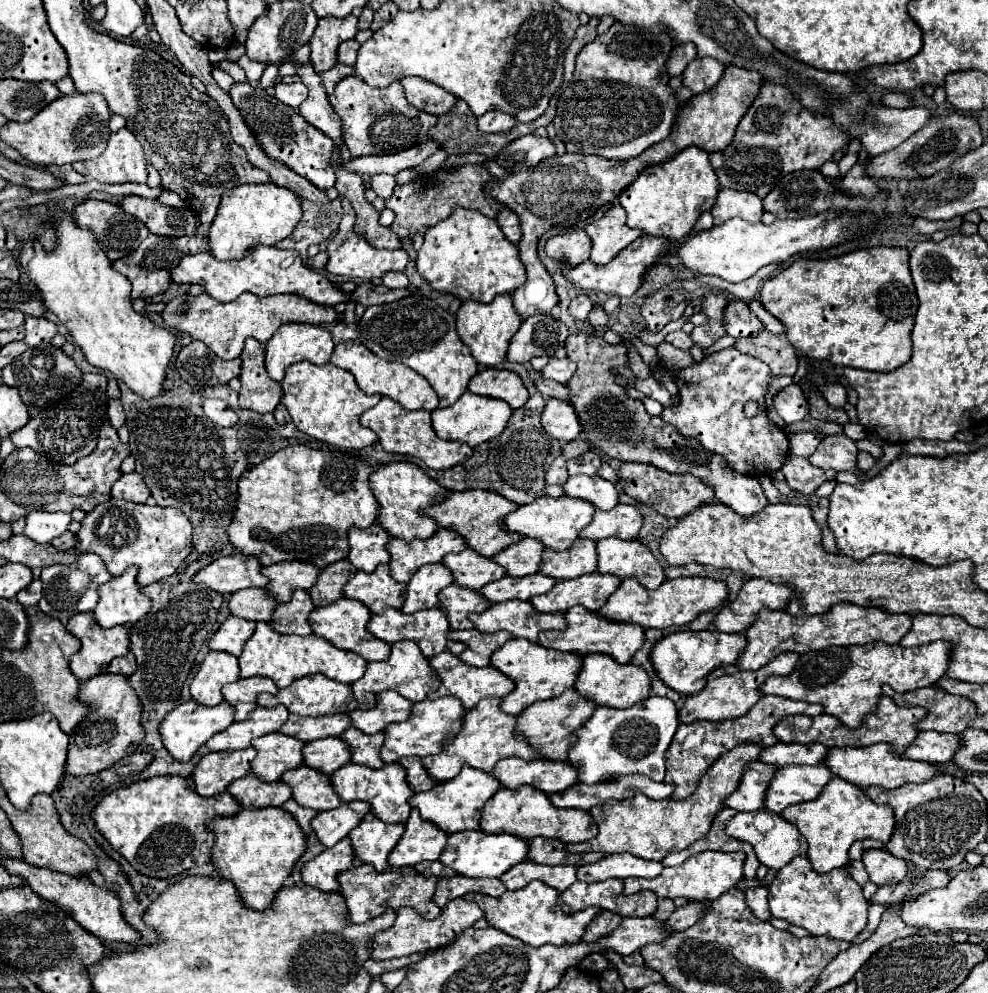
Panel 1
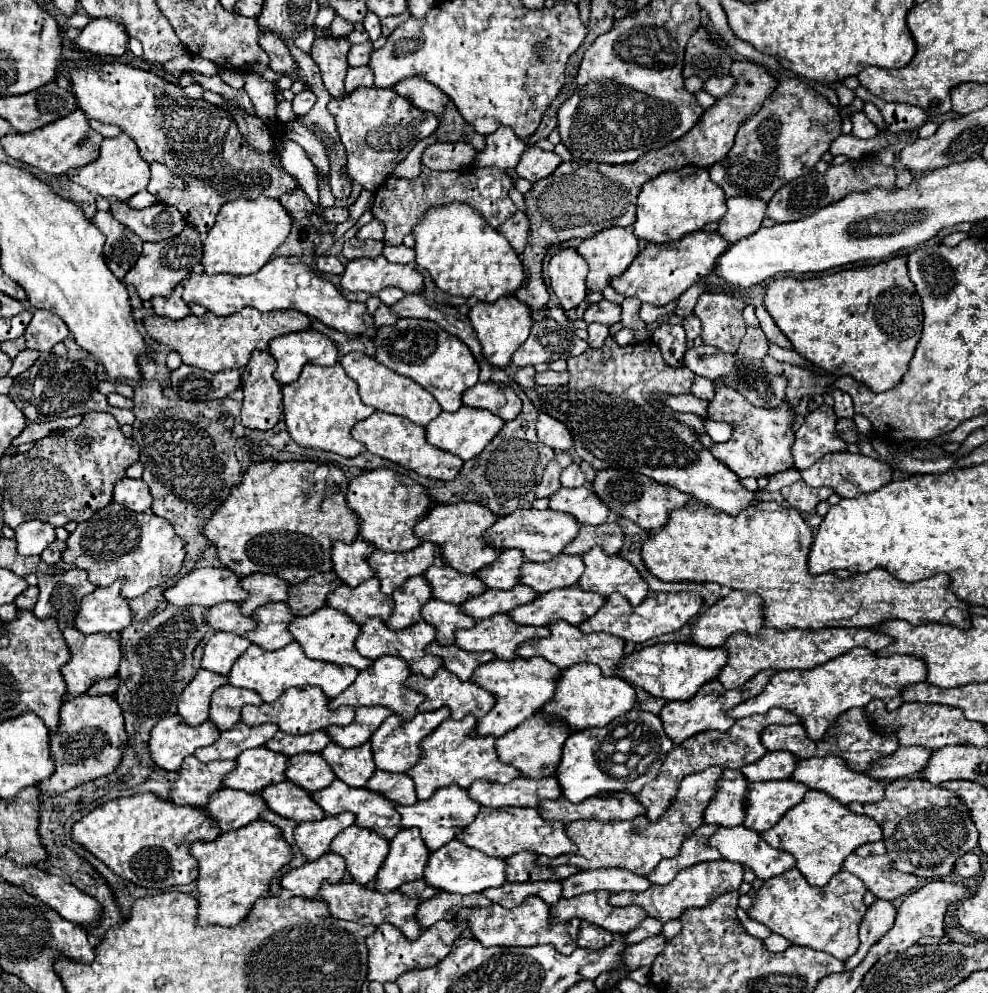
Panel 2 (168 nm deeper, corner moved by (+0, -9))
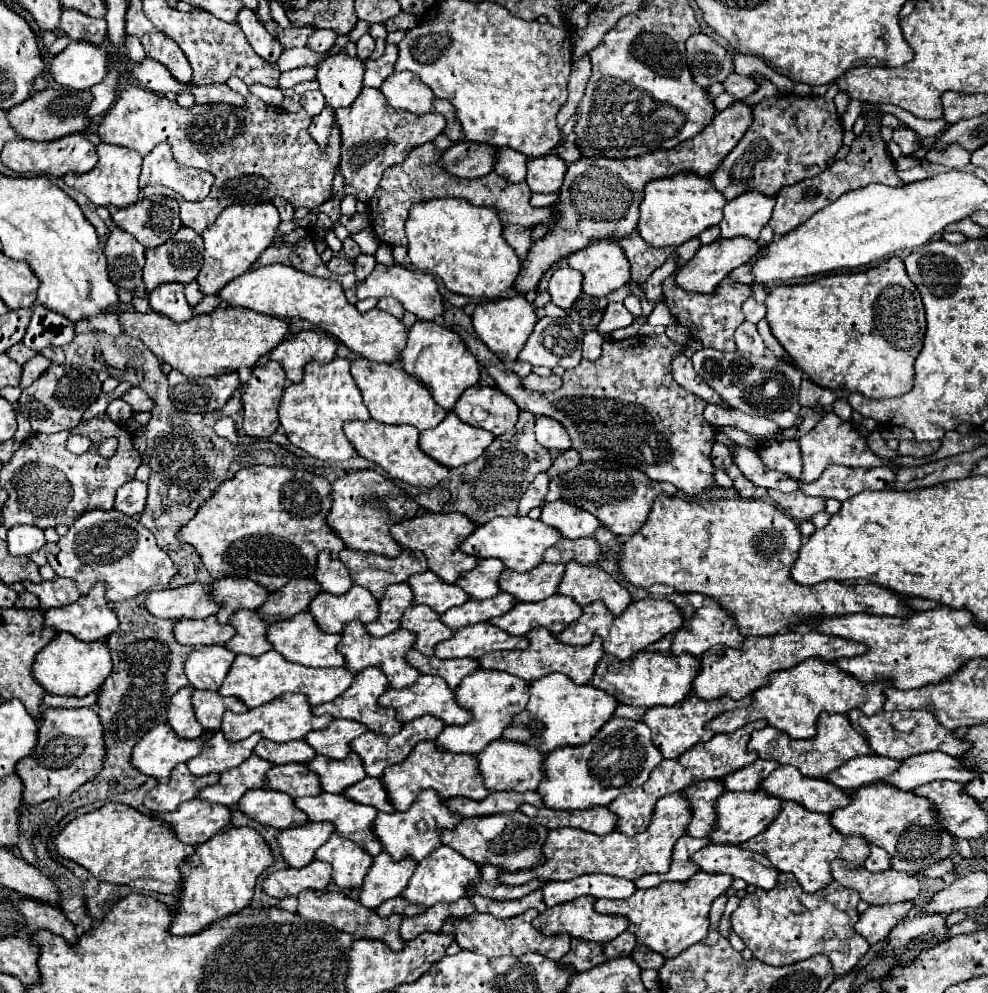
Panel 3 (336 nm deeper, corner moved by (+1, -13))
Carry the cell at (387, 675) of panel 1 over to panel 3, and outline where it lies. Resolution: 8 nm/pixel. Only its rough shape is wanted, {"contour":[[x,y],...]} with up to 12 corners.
{"contour":[[366,667],[340,697],[314,715],[354,719],[370,731],[402,729],[396,711],[382,707],[388,679]]}

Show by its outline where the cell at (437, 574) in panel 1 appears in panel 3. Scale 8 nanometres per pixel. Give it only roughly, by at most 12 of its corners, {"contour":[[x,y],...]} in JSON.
{"contour":[[408,583],[390,585],[380,601],[378,621],[366,625],[374,637],[400,627],[414,605]]}

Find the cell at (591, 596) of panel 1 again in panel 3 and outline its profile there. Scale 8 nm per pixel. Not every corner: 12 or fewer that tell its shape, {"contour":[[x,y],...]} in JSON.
{"contour":[[556,593],[490,621],[510,635],[562,633],[582,607]]}

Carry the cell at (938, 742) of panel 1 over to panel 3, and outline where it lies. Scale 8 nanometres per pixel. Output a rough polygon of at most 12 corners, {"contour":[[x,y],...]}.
{"contour":[[854,757],[830,773],[834,785],[856,791],[884,781],[902,761]]}

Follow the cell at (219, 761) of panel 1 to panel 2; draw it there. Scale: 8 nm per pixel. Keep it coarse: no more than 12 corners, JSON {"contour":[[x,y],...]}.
{"contour":[[183,759],[169,799],[201,807],[235,761]]}

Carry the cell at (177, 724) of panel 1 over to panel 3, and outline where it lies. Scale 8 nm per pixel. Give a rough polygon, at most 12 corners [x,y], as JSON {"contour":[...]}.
{"contour":[[168,723],[150,729],[132,751],[144,775],[168,779],[204,749]]}

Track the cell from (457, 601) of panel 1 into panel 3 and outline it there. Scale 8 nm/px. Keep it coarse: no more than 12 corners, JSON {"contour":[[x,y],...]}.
{"contour":[[414,605],[402,627],[416,633],[414,649],[434,655],[454,635],[428,605]]}

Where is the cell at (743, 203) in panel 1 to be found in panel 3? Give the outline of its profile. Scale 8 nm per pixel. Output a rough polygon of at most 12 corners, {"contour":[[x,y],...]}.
{"contour":[[742,193],[724,207],[722,237],[758,239],[774,197]]}

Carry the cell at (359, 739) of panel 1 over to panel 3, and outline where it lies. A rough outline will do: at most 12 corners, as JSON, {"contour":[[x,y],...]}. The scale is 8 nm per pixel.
{"contour":[[358,753],[316,755],[308,767],[322,789],[342,793],[366,777]]}

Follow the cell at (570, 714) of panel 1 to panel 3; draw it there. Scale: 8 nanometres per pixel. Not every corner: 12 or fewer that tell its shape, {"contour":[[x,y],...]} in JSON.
{"contour":[[498,739],[478,753],[492,791],[536,791],[544,753]]}

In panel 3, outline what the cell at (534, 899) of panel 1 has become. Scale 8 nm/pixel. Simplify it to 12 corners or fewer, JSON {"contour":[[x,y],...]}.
{"contour":[[536,909],[510,919],[472,913],[454,921],[462,949],[486,957],[538,951],[560,961],[566,933],[542,937]]}

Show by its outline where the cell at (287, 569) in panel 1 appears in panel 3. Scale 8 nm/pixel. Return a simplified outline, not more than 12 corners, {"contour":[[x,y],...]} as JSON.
{"contour":[[224,577],[212,595],[228,623],[238,609],[260,609],[270,593],[250,579]]}

